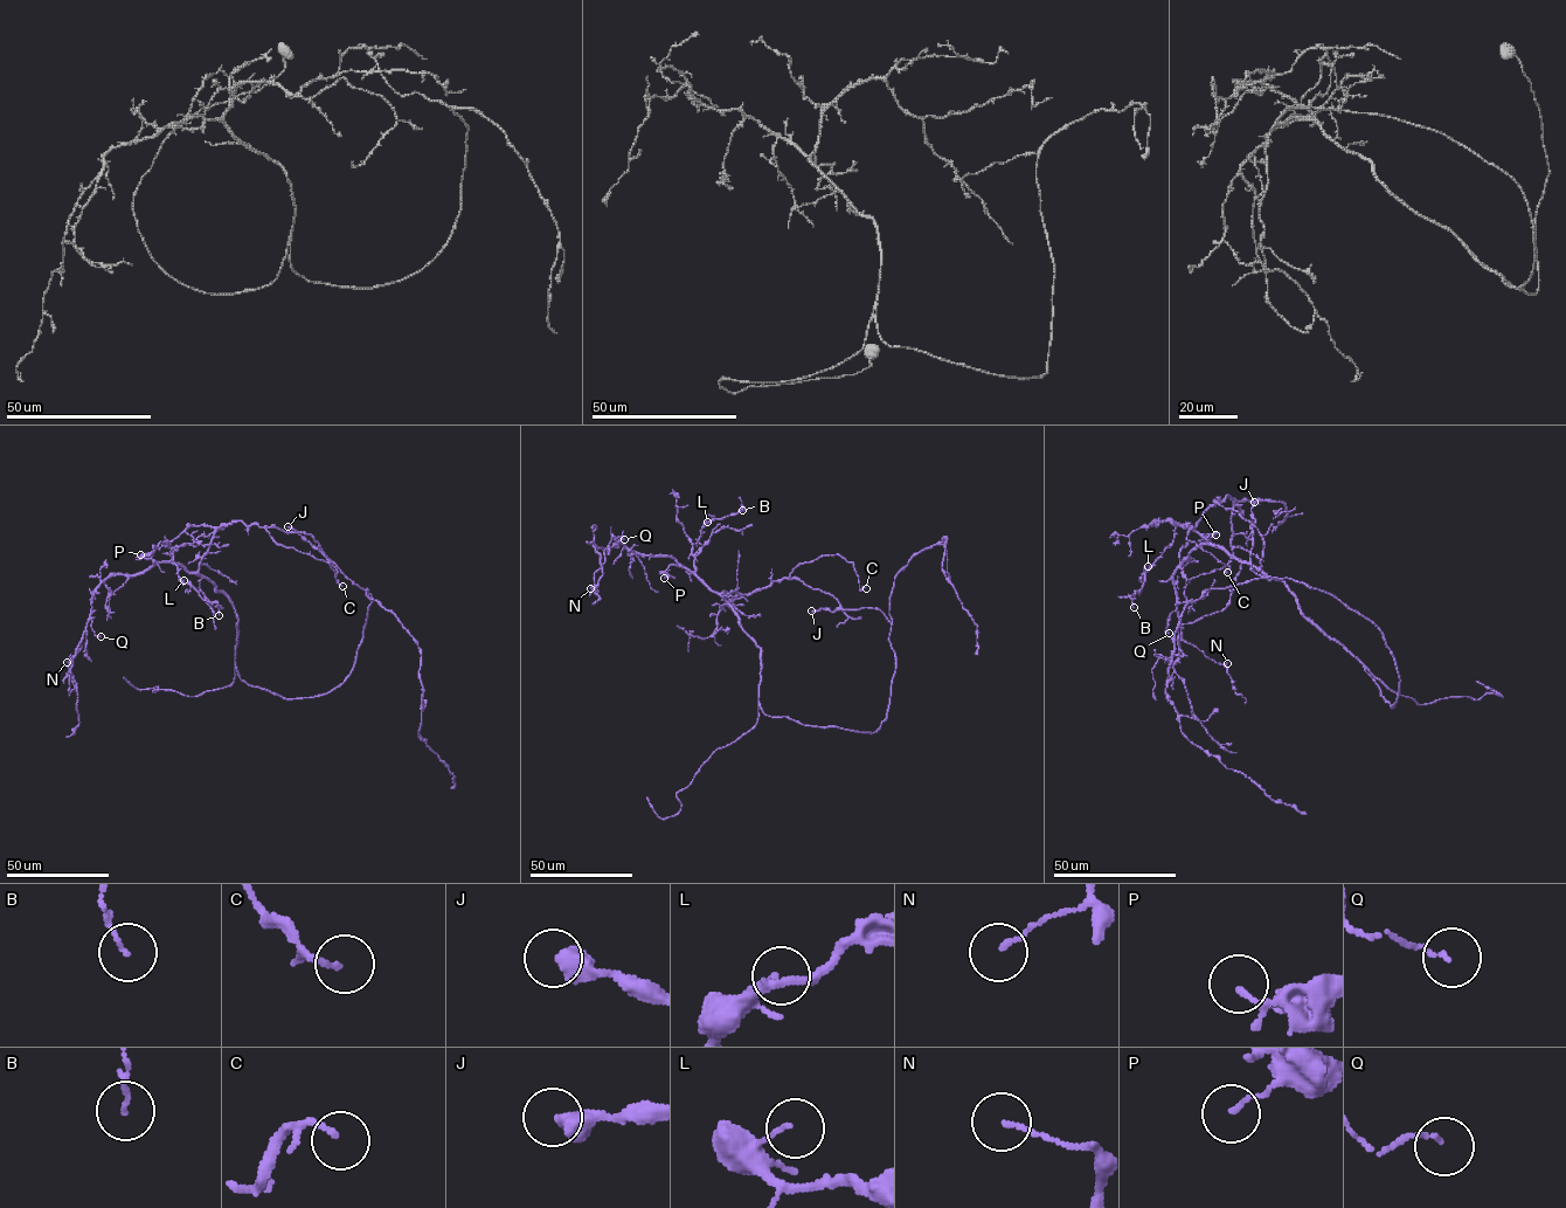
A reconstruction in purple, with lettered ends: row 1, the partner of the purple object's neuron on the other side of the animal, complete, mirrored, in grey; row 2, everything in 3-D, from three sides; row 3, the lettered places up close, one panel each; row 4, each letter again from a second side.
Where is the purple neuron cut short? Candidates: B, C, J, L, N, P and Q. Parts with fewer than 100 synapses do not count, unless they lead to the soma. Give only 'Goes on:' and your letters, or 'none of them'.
Goes on: none of them

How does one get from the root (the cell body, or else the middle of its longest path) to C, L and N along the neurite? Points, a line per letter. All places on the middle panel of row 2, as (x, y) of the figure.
C: (827, 726), (762, 711), (761, 650), (722, 594), (750, 594), (835, 554), (853, 564), (859, 589), (866, 588)
L: (827, 726), (762, 711), (761, 650), (734, 609), (695, 573), (701, 547), (697, 544), (707, 522)
N: (827, 726), (762, 711), (761, 650), (734, 609), (673, 558), (633, 553), (617, 543), (604, 551), (590, 588)

